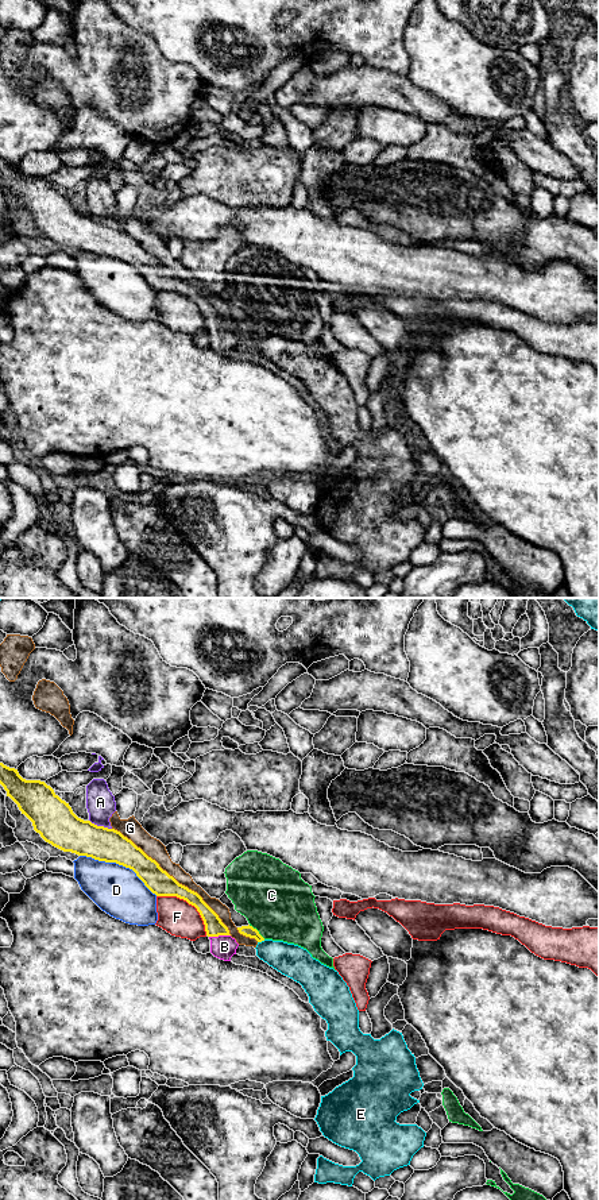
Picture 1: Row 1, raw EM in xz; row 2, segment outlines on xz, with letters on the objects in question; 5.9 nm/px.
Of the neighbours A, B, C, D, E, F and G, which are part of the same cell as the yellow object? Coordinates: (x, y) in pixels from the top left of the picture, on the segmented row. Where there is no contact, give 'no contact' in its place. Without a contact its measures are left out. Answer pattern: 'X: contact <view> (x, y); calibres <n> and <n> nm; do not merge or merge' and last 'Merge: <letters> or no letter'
A: contact xz (100, 826); calibres 240 and 170 nm; do not merge
B: contact xz (219, 934); calibres 110 and 140 nm; merge
C: contact xz (257, 930); calibres 70 and 400 nm; do not merge
D: contact xz (119, 864); calibres 200 and 300 nm; do not merge
E: contact xz (261, 941); calibres 70 and 190 nm; do not merge
F: contact xz (189, 903); calibres 150 and 220 nm; do not merge
G: contact xz (174, 879); calibres 150 and 110 nm; do not merge
Merge: B

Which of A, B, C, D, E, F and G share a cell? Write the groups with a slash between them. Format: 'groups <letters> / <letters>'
groups A / B / C / D / E / F / G

